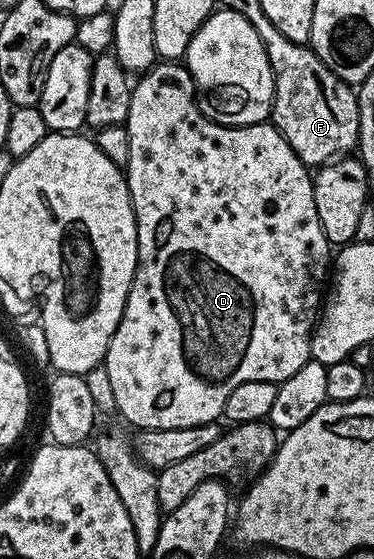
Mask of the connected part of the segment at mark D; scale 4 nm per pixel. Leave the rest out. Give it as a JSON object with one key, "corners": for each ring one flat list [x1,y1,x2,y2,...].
{"corners":[[157,63,141,76,144,78,140,82,135,82,132,85,130,111,128,112,128,120,126,122,126,128,130,135,130,159,126,166,126,176,128,179,128,190,132,196,134,215,136,216,136,274,128,292,124,314,114,331,114,335,110,339,108,353,102,362,102,367,110,375,110,383,114,386,114,399,116,400,118,413,121,413,130,424,136,425,132,427,135,427,137,430,192,427,201,425,204,422,215,422,224,412,227,396,230,395,231,391,234,391,235,387,238,387,238,383,246,383,247,381,274,381,279,383,290,379,290,375,294,375,294,371,298,371,298,367,305,365,312,356,312,331,316,327,318,314,322,309,322,293,320,297,320,288,323,285,325,288,326,282,330,277,330,253,328,257,330,246,326,235,322,231,322,223,318,219,318,207,314,207,314,187,312,186,314,177,310,172,309,166,304,165,302,159,298,159,298,155,294,155,294,147,290,147,290,143,286,143,284,136,271,123,261,123,258,125,225,123,225,125,219,125,218,122,211,121,208,117,203,117,200,114,199,107,192,102,192,93,188,90,190,87,193,88,194,85,191,73,184,67,180,67,177,73,168,73,167,68,169,69,167,64]]}

